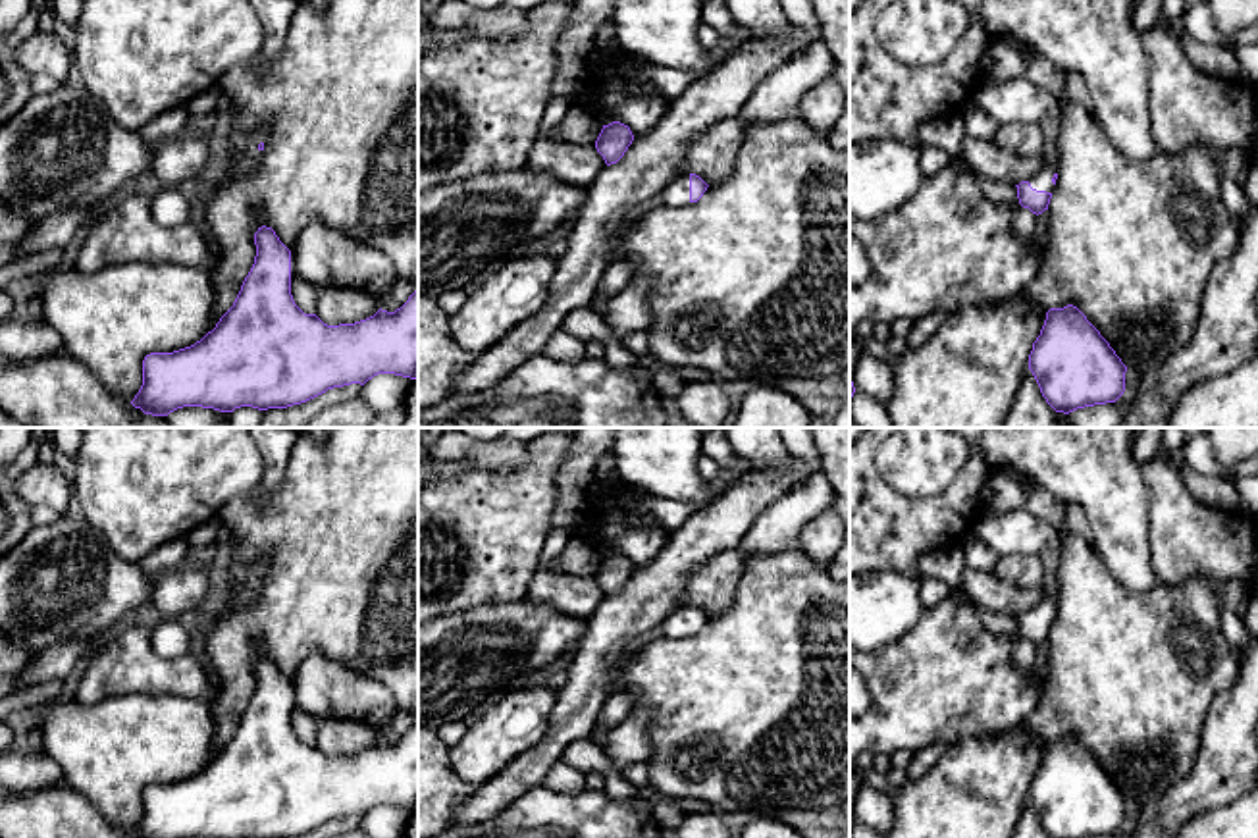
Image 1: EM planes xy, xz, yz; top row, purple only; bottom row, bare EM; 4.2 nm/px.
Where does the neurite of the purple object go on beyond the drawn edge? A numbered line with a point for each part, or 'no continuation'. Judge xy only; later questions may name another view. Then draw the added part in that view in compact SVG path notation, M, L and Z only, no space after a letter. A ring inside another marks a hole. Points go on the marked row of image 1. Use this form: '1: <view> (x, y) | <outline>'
1: xy (249, 160) | M264 121L258 125L256 131L250 135L250 143L243 152L243 158L235 164L239 170L254 170L258 164L258 144L264 143L270 135L272 121Z

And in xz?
1: xz (675, 193) | M676 173L659 193L667 206L688 206L690 202L690 173Z

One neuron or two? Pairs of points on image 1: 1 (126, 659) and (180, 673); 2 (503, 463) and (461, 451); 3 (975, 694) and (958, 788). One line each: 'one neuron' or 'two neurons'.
1: one neuron
2: one neuron
3: two neurons

